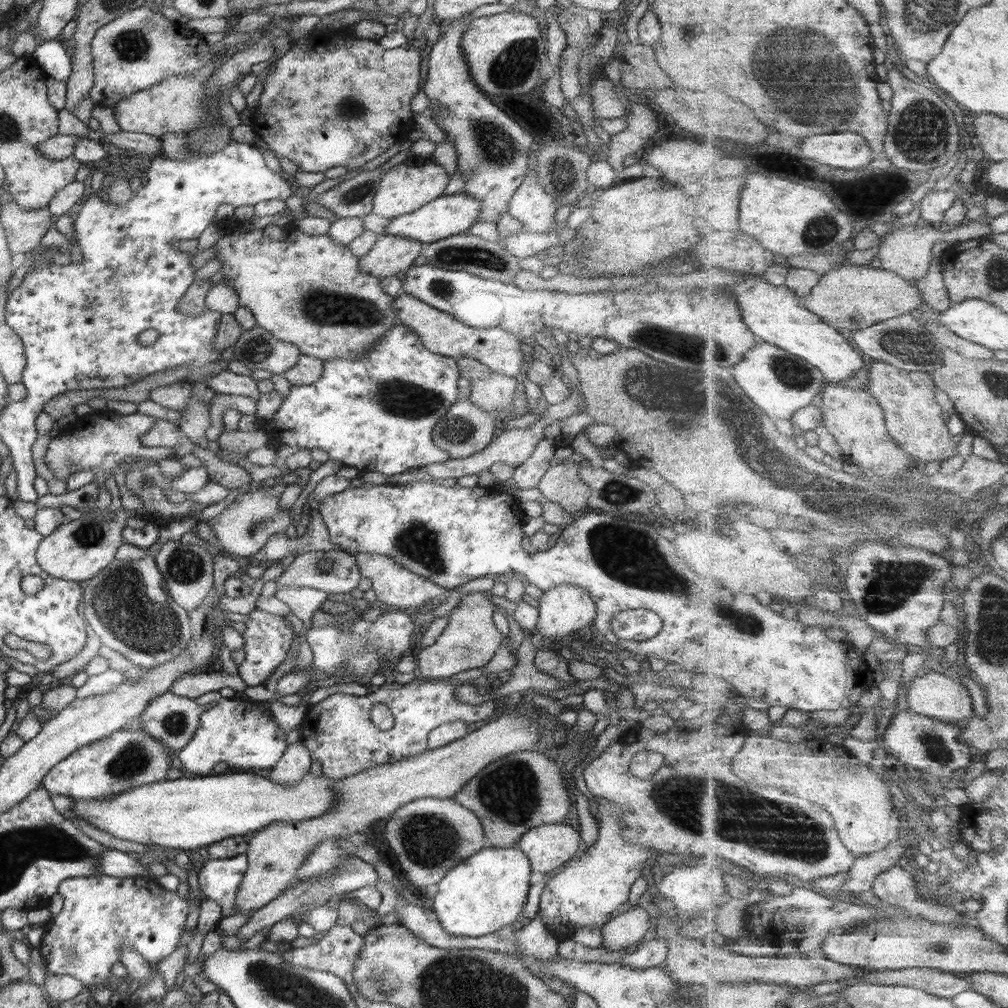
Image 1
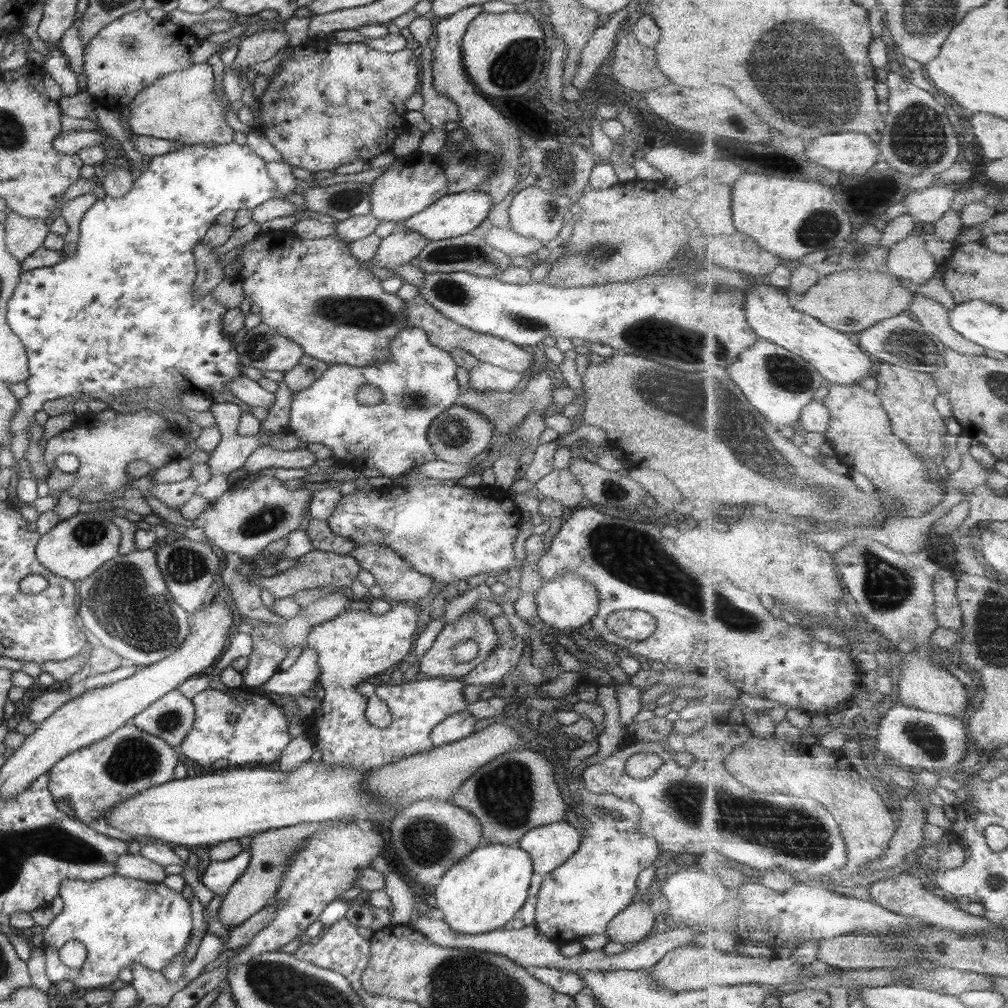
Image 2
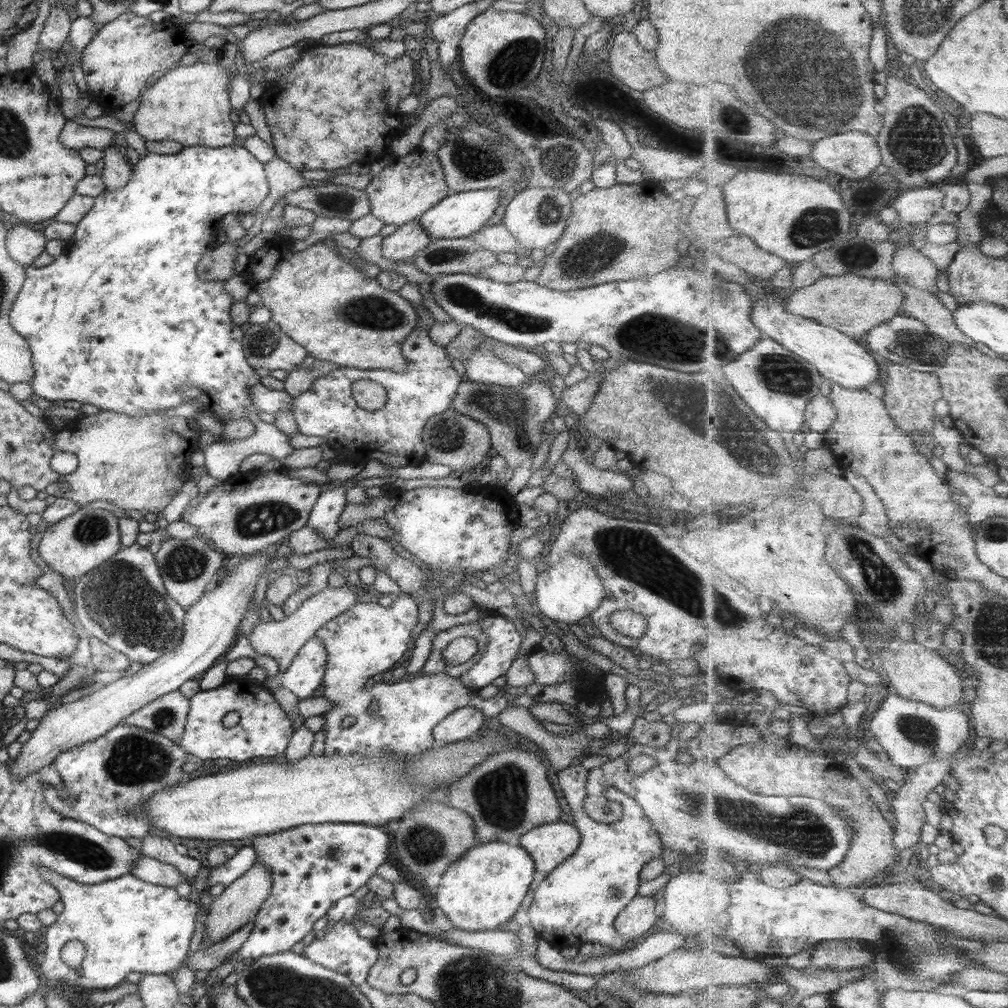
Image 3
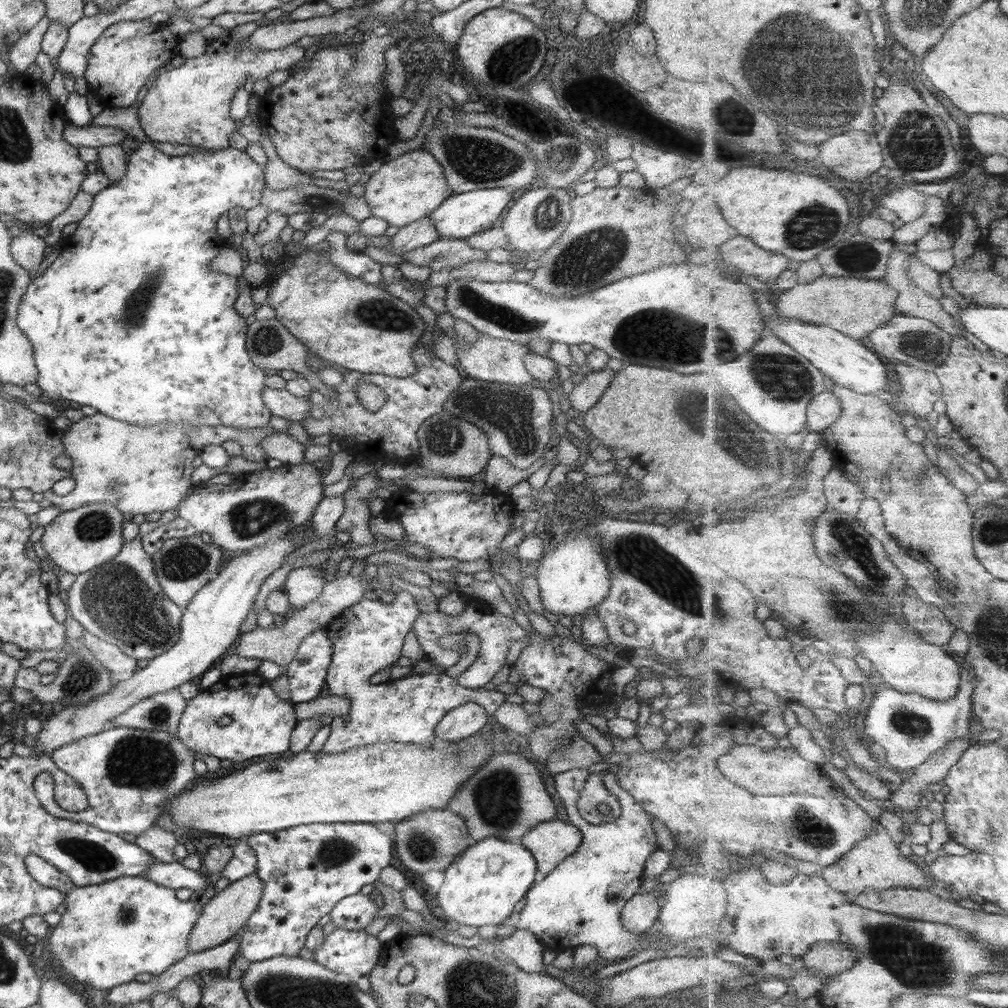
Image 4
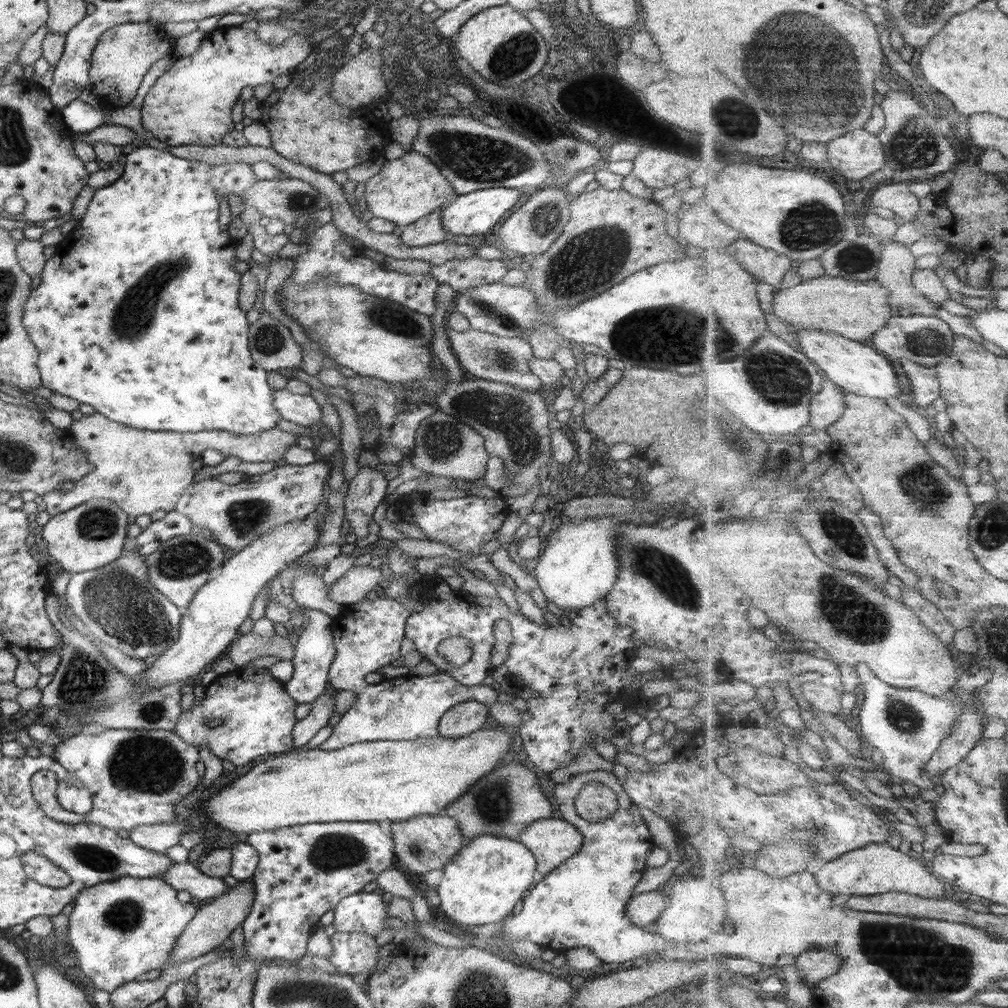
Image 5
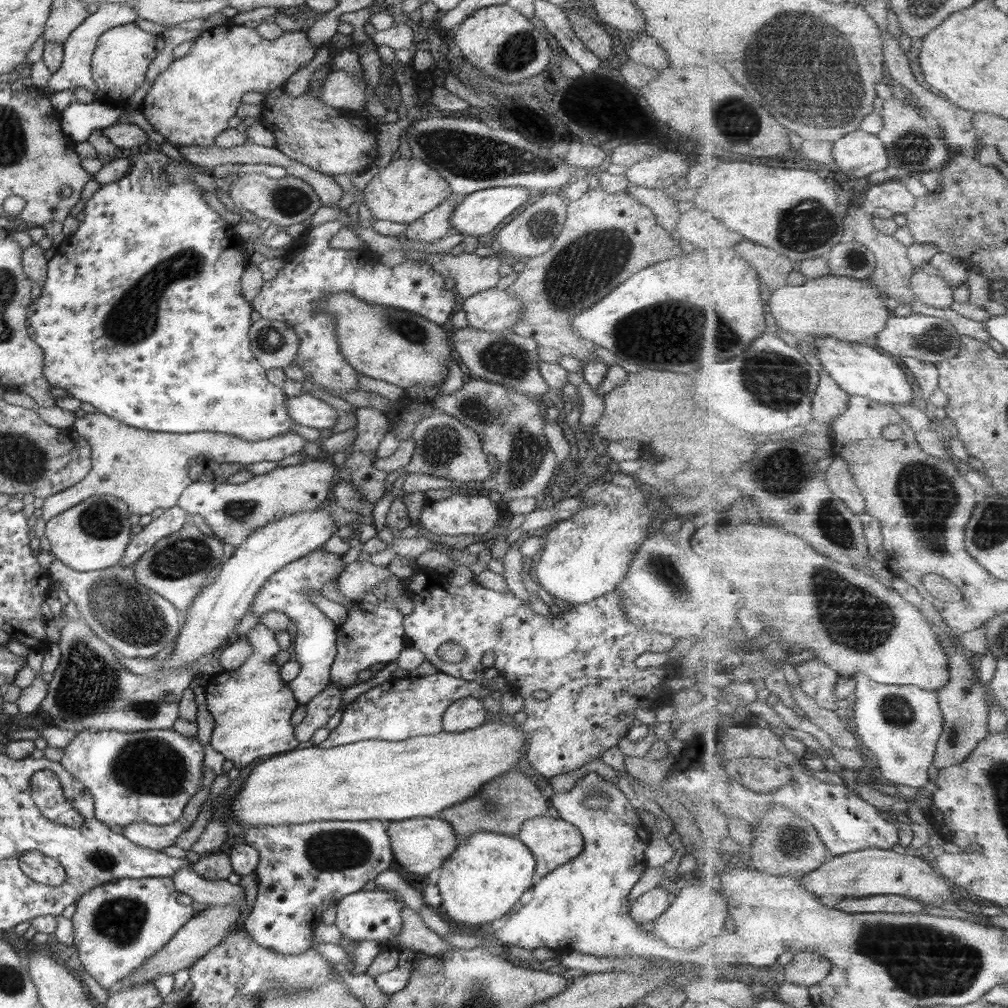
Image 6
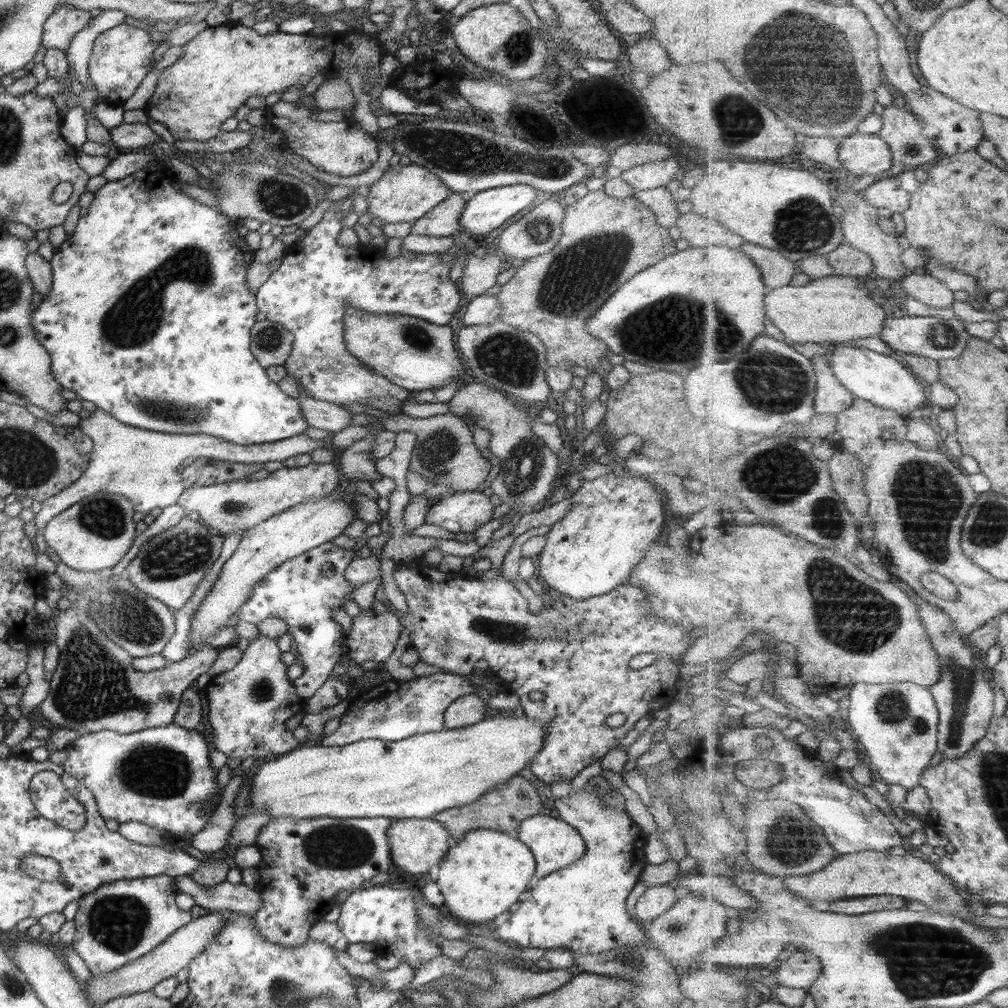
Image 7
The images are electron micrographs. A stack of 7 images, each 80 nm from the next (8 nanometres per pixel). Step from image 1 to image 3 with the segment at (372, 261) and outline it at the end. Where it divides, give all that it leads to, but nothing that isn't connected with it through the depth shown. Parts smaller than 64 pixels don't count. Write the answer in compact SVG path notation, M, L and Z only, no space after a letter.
M409 221L400 224L393 233L383 238L380 251L385 260L402 262L411 259L416 252L423 250L431 239L416 223Z

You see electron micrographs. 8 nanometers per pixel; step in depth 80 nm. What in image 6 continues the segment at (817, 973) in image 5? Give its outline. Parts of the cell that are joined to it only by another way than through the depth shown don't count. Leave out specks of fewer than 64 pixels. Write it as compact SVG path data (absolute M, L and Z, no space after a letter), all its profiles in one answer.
M805 952L793 954L793 957L786 966L786 980L800 984L801 986L812 987L823 982L832 971L831 961L818 952Z

